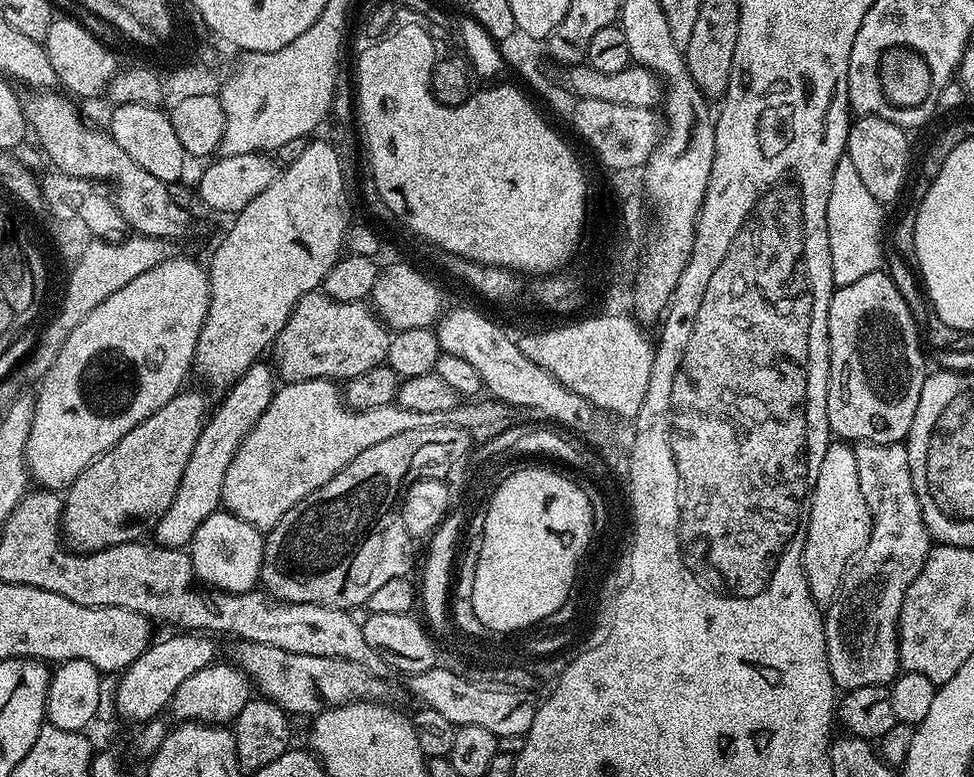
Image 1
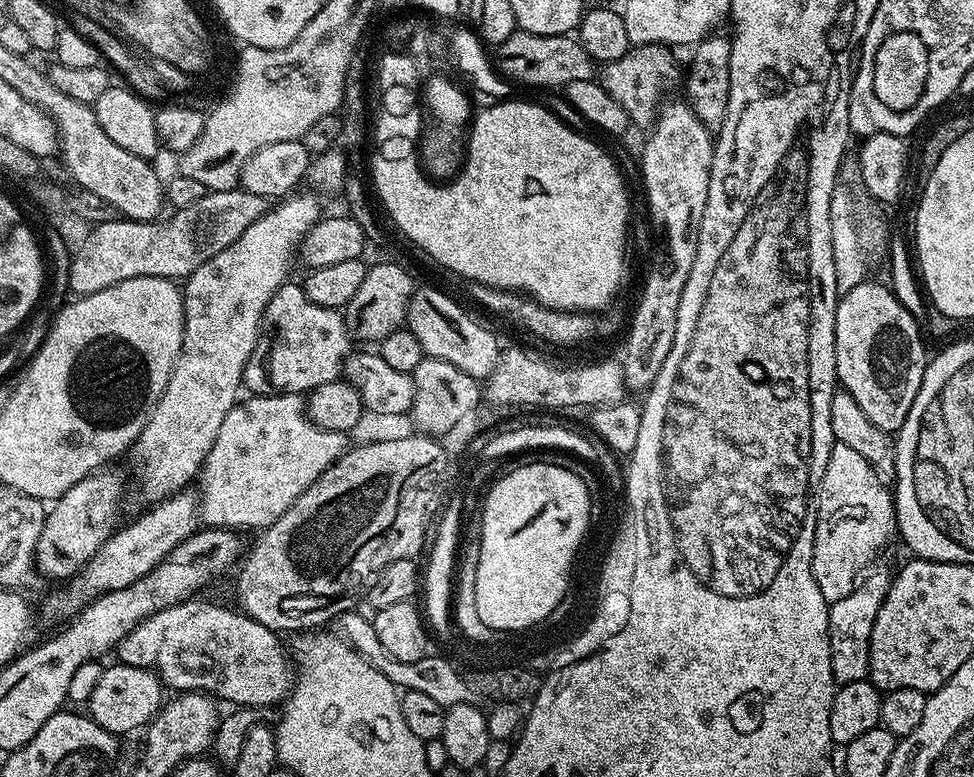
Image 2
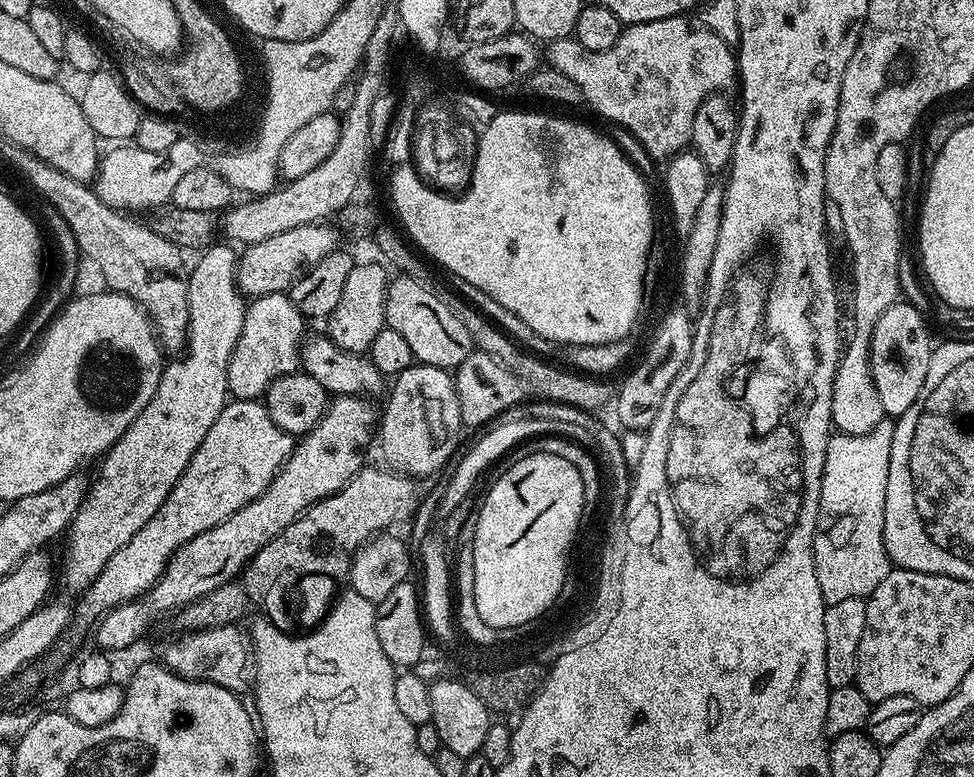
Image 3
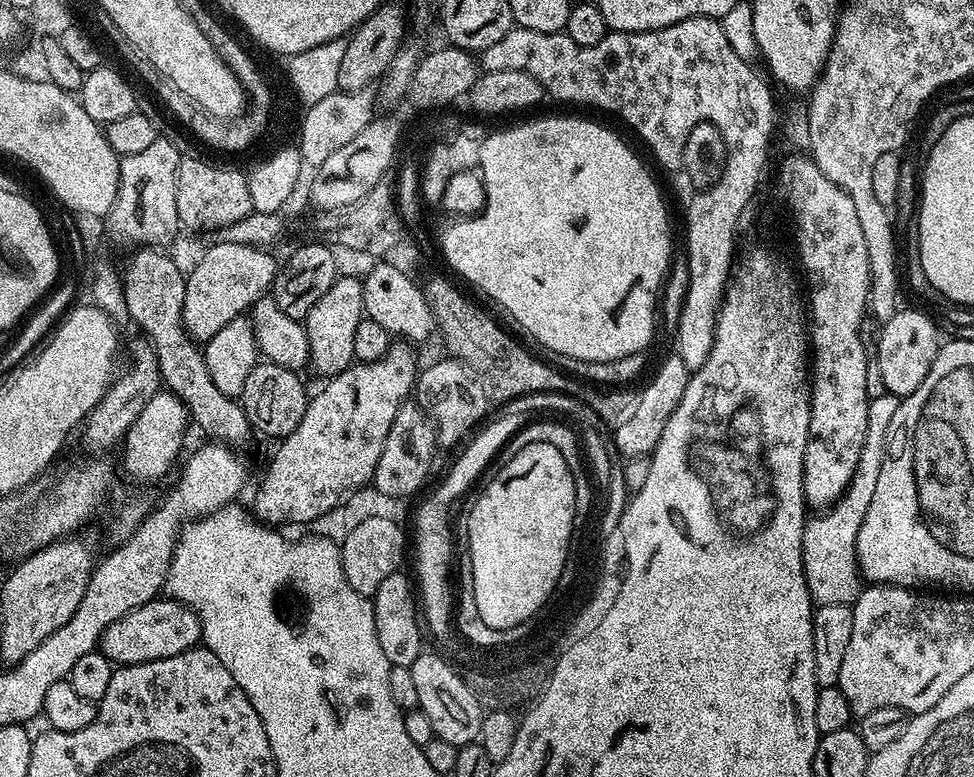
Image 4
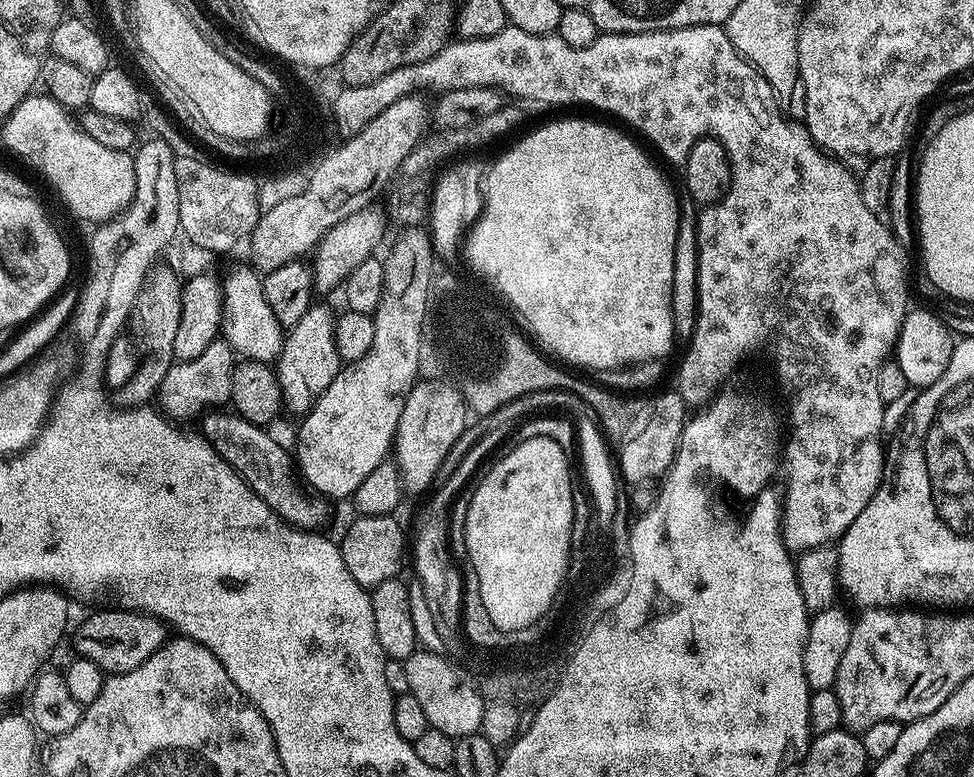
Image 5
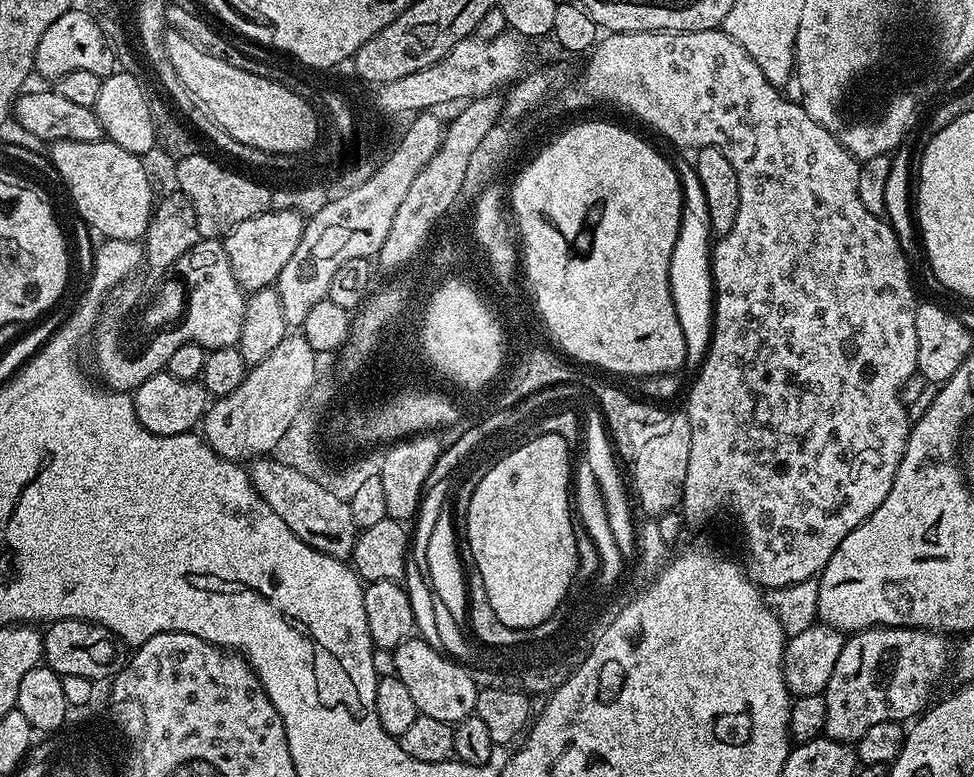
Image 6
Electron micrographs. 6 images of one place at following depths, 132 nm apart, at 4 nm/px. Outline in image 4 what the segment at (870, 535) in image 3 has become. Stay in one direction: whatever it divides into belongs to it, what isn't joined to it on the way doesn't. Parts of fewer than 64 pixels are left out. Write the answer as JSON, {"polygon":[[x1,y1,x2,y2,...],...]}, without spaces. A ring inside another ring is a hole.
{"polygon":[[887,394,873,395,868,402,866,418,866,442,862,446,862,454,858,458,858,470,850,482,850,486,831,508,821,511,807,521,802,534,802,566,809,594,817,605,842,606,855,604,862,591,862,577,856,547,858,532,862,530,862,520,866,518,866,506,874,495,874,486,878,483,878,474,882,471,884,447,888,441,890,421,894,418,894,410,898,410,901,397]]}

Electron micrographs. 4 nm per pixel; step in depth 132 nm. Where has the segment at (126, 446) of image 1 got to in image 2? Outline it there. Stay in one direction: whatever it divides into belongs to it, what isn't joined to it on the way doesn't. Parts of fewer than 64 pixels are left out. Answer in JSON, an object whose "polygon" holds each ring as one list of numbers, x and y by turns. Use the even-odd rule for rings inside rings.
{"polygon":[[108,466,99,472,91,472,82,478,82,482,70,486,66,494,51,501,36,547,36,571,41,577,60,580,56,582,71,580,84,569,90,558,94,558,94,554,98,554,98,546,105,544,116,531,121,523,120,503,124,500,126,476,114,469]]}

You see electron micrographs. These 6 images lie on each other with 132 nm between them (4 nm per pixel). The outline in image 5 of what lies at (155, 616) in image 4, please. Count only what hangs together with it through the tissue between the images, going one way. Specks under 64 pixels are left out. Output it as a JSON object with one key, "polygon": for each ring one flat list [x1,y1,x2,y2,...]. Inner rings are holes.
{"polygon":[[115,610,116,612,92,612,71,633,72,644,76,647,77,657,94,662,105,674,129,672,150,654,157,652,166,639,166,625,155,616,146,616,142,612]]}

